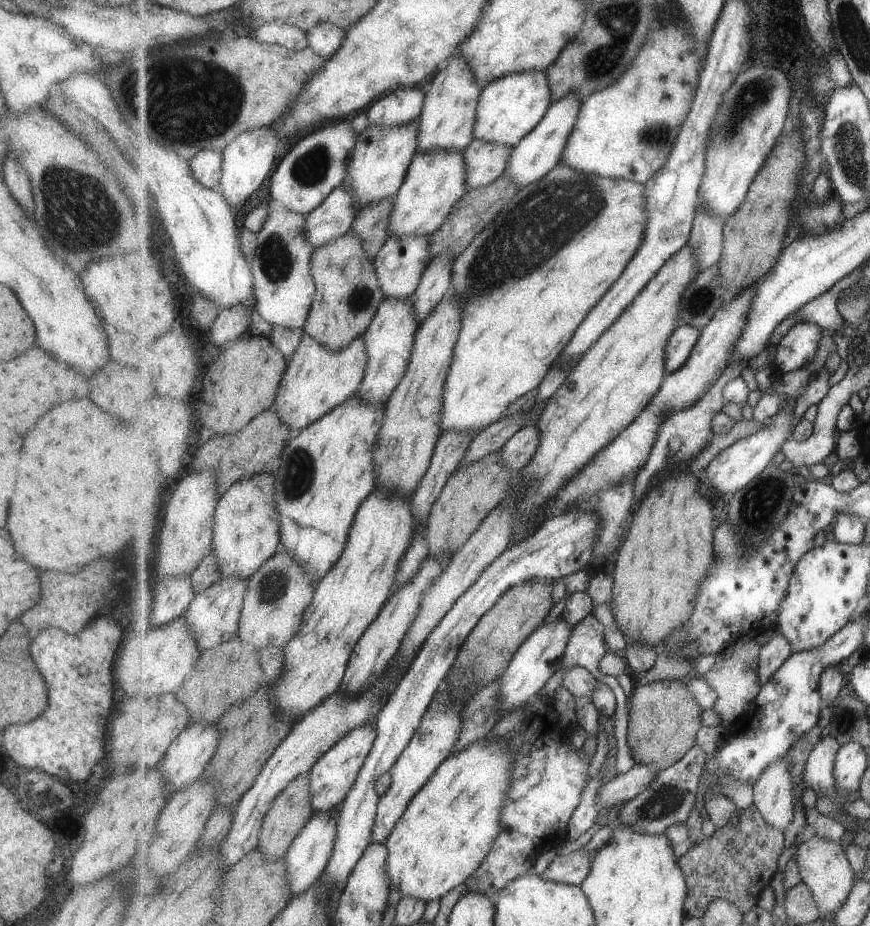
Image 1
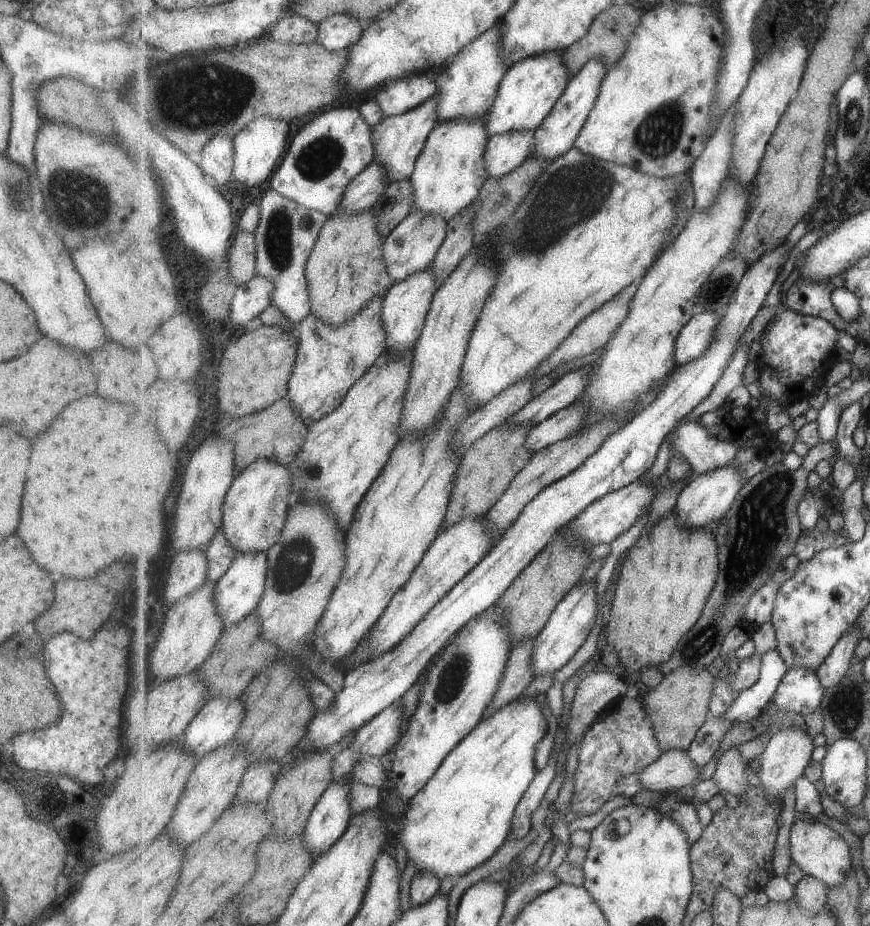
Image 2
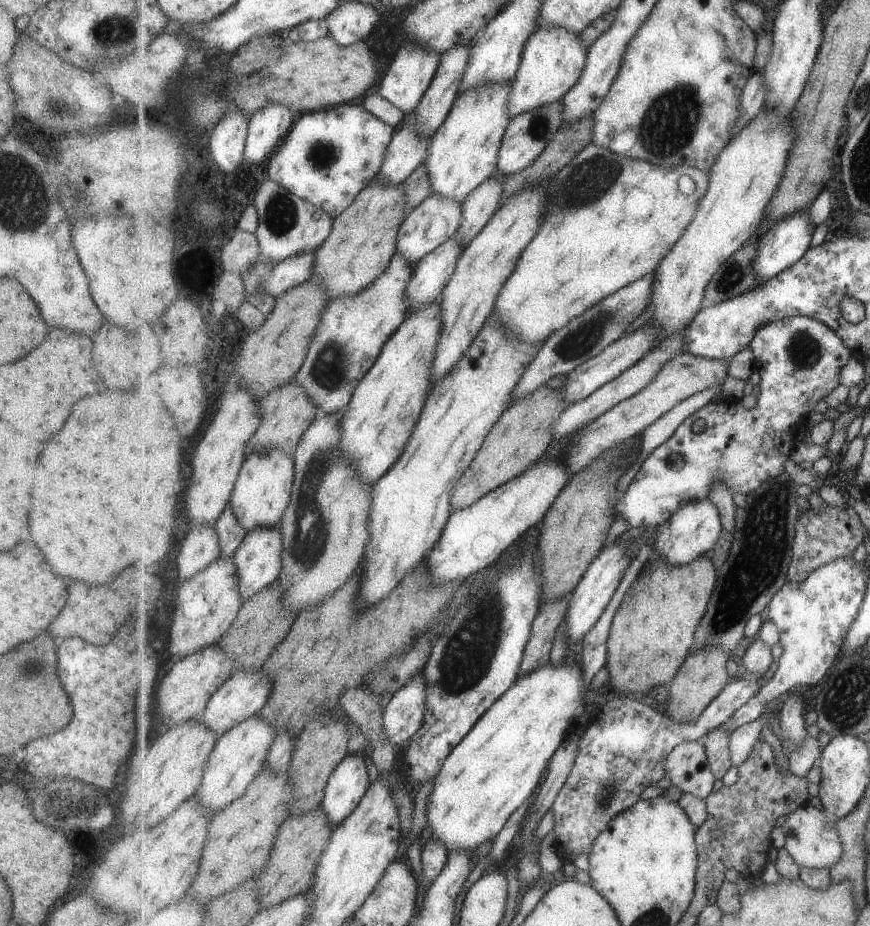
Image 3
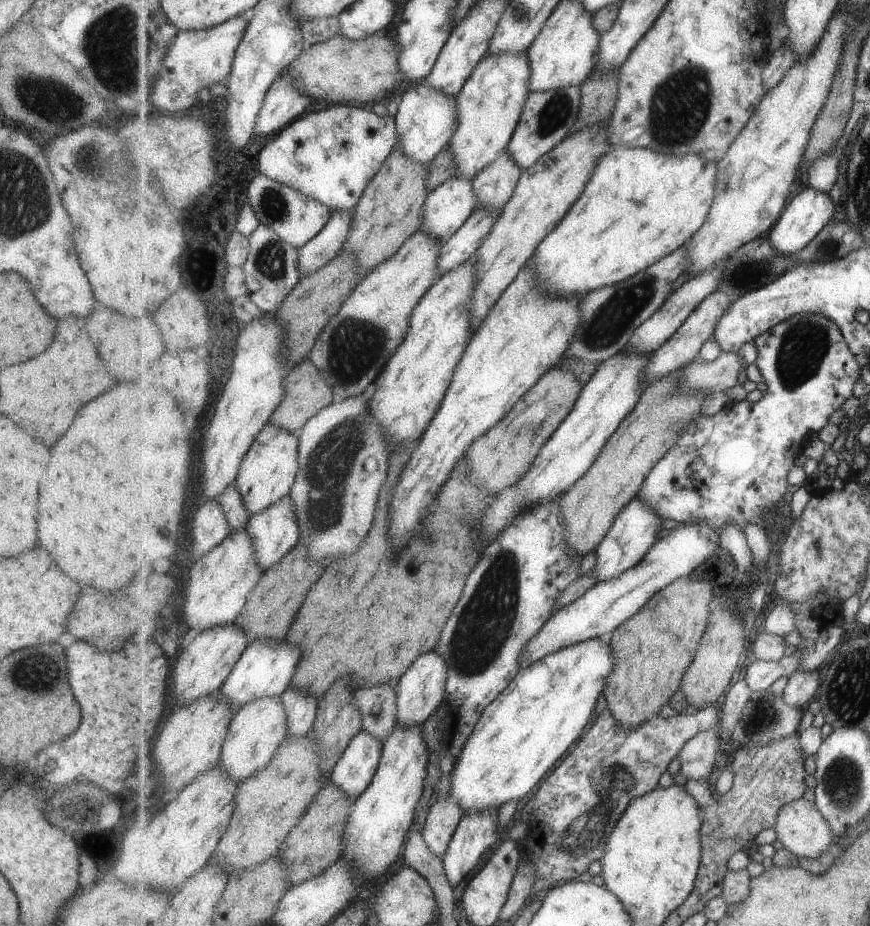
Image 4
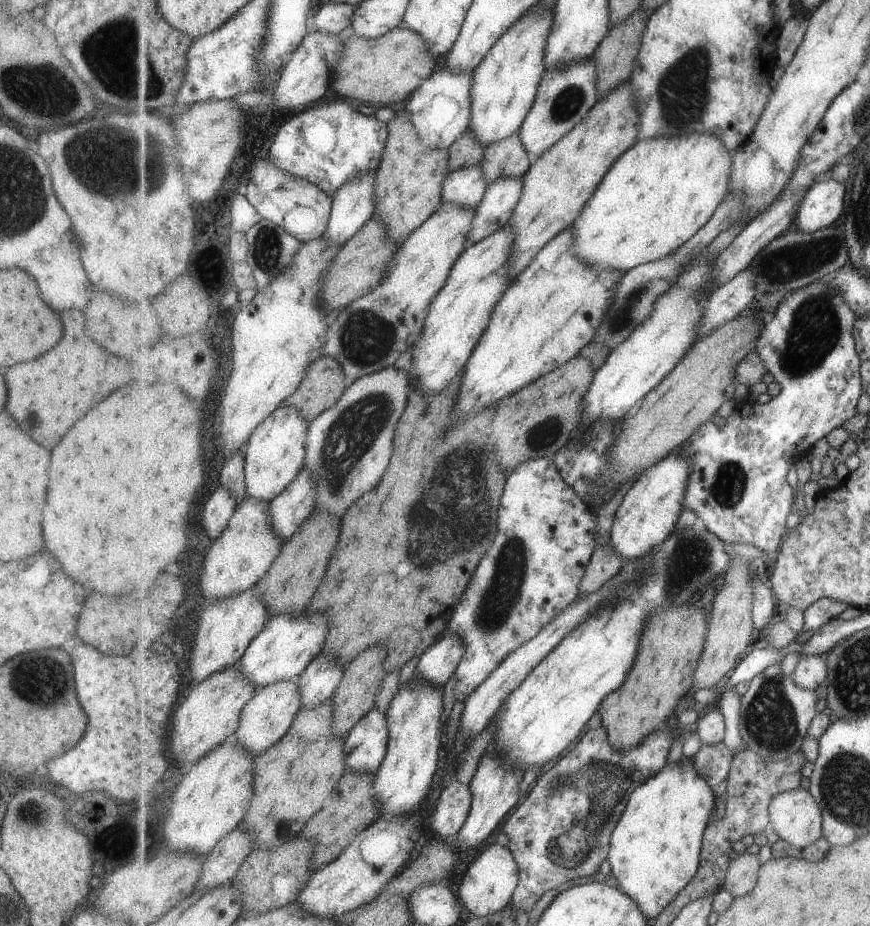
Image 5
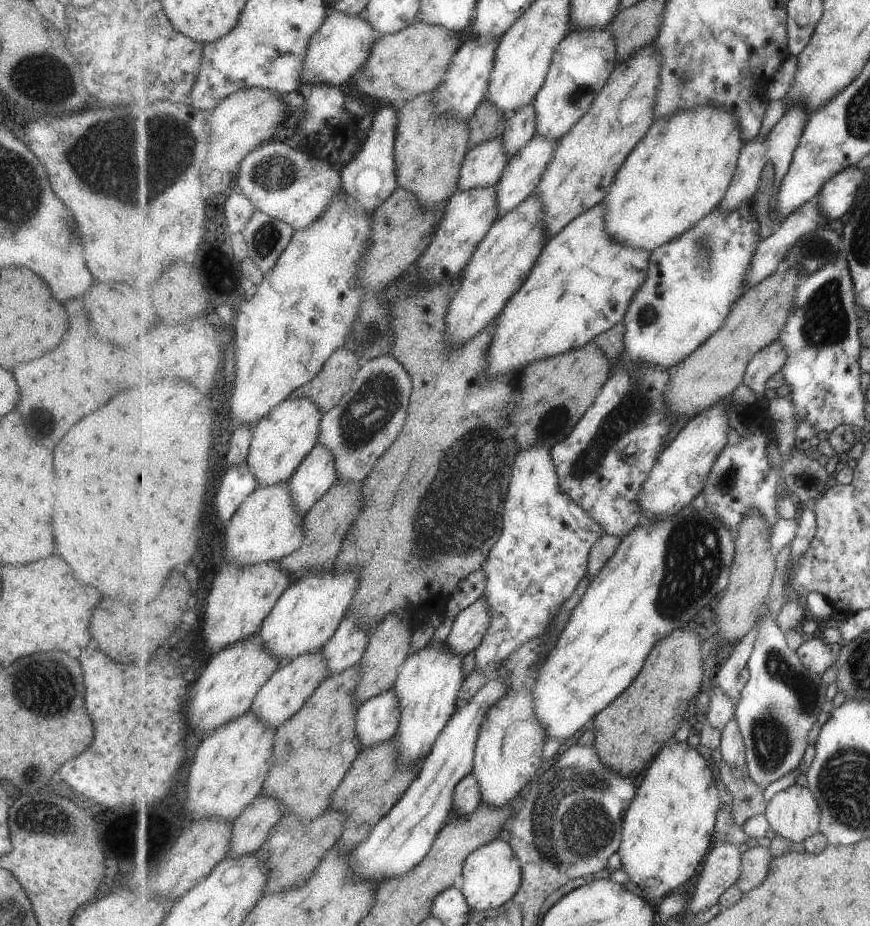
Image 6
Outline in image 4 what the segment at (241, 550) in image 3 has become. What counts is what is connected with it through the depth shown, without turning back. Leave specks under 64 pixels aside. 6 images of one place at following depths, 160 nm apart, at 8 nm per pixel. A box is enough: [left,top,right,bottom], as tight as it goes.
[247,496,300,569]

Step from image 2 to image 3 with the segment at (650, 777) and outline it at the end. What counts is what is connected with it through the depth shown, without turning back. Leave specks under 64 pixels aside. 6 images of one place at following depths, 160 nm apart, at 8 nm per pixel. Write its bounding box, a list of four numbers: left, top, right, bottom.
[666,739,718,800]

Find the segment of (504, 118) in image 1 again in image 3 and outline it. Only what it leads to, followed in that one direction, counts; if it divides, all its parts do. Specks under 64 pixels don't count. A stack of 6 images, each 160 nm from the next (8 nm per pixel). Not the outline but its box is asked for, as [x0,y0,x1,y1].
[508,25,589,118]

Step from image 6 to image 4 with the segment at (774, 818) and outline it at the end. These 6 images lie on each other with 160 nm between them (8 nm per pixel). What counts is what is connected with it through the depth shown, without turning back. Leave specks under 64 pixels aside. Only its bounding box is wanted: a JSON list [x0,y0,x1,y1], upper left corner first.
[774,797,835,859]

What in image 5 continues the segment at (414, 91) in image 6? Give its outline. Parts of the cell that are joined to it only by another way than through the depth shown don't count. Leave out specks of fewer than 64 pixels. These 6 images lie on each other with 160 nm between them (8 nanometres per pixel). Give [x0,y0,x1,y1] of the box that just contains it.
[329,28,436,106]

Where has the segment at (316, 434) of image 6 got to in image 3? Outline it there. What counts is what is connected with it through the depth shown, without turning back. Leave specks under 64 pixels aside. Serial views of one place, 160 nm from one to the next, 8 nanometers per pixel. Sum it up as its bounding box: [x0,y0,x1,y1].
[230,449,296,532]

